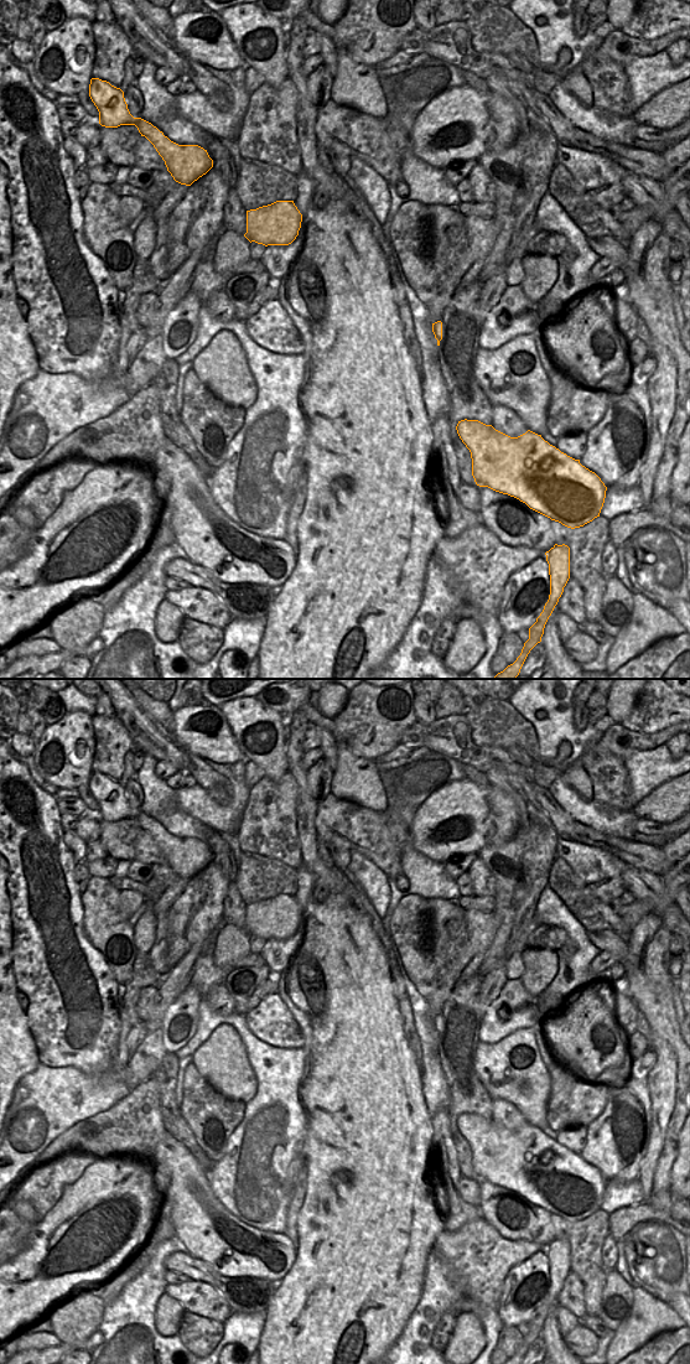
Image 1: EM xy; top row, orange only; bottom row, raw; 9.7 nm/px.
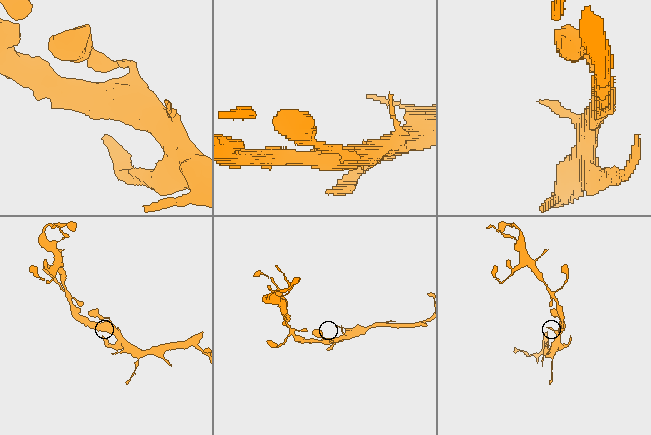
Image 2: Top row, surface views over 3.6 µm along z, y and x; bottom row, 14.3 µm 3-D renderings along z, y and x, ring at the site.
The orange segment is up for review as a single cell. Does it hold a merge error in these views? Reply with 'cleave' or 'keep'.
keep

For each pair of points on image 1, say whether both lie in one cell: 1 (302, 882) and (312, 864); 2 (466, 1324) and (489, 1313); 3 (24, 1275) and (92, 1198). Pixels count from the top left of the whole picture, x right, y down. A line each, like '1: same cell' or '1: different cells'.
1: different cells
2: different cells
3: same cell

